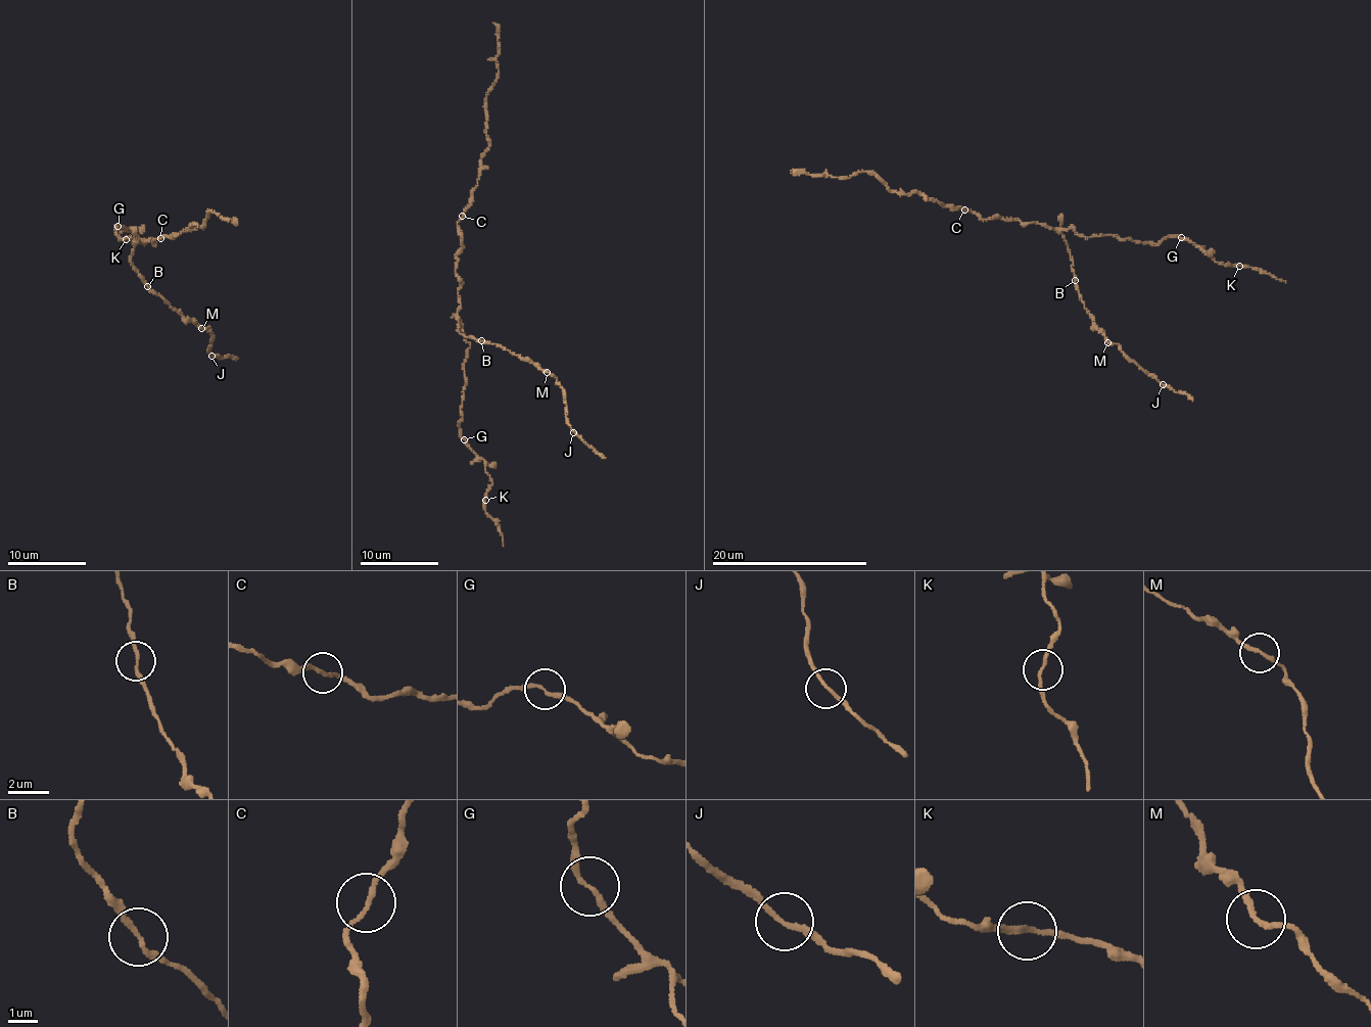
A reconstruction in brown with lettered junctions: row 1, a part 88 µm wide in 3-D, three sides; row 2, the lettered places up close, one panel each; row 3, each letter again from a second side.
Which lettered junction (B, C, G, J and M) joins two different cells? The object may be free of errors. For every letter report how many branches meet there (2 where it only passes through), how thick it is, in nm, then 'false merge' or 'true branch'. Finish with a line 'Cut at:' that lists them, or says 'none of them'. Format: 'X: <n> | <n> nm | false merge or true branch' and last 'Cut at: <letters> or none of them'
B: 2 | 180 nm | true branch
C: 2 | 170 nm | true branch
G: 2 | 190 nm | true branch
J: 2 | 180 nm | true branch
M: 2 | 190 nm | true branch
Cut at: none of them

